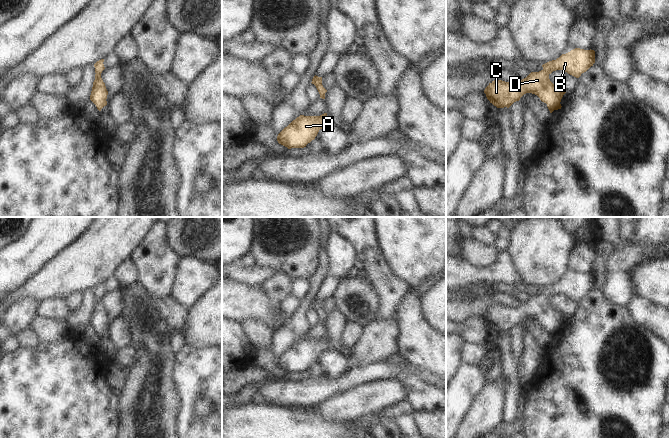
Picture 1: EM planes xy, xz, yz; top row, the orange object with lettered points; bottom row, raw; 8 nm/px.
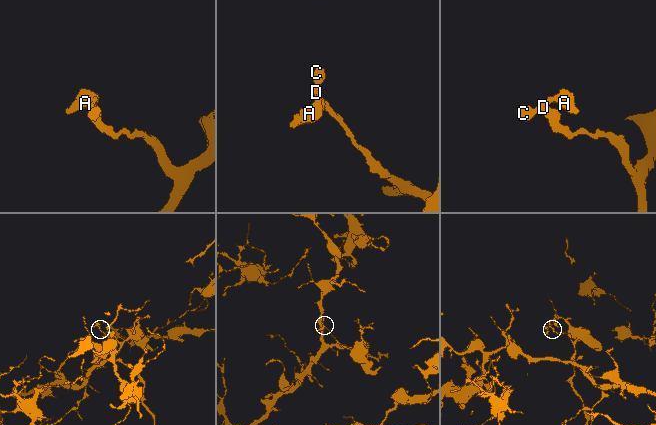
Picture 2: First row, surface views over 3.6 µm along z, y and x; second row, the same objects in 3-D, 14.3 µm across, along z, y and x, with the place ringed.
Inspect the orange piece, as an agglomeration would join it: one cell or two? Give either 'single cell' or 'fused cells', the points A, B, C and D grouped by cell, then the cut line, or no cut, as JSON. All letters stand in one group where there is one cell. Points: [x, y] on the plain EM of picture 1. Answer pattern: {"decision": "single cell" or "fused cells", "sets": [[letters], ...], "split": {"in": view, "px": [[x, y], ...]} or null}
{"decision": "single cell", "sets": [["A", "B", "C", "D"]], "split": null}

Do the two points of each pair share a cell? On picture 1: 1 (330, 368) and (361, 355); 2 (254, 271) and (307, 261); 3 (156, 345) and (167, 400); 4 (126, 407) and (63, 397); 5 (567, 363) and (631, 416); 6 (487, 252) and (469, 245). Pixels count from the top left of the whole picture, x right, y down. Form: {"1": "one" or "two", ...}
{"1": "two", "2": "two", "3": "one", "4": "two", "5": "one", "6": "one"}

